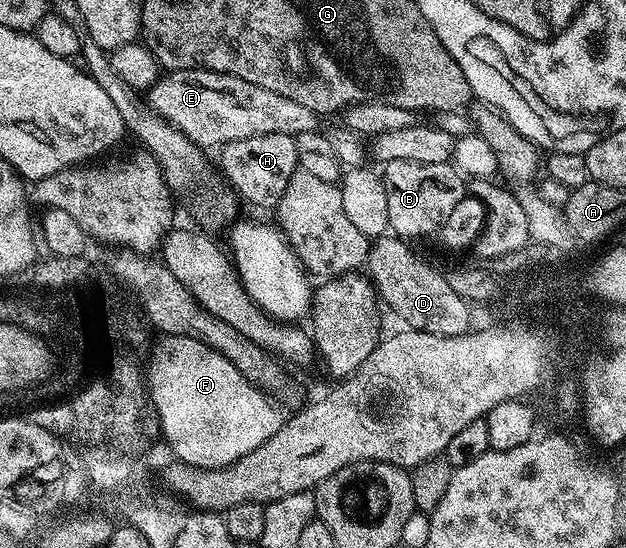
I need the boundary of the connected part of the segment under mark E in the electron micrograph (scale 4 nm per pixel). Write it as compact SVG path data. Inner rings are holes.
M203 68L162 74L148 88L147 95L148 110L179 129L201 149L217 149L231 141L243 141L271 133L296 137L303 133L321 131L323 127L322 116L297 101L263 89L260 85L253 85L250 81L240 80L239 77L205 71Z

